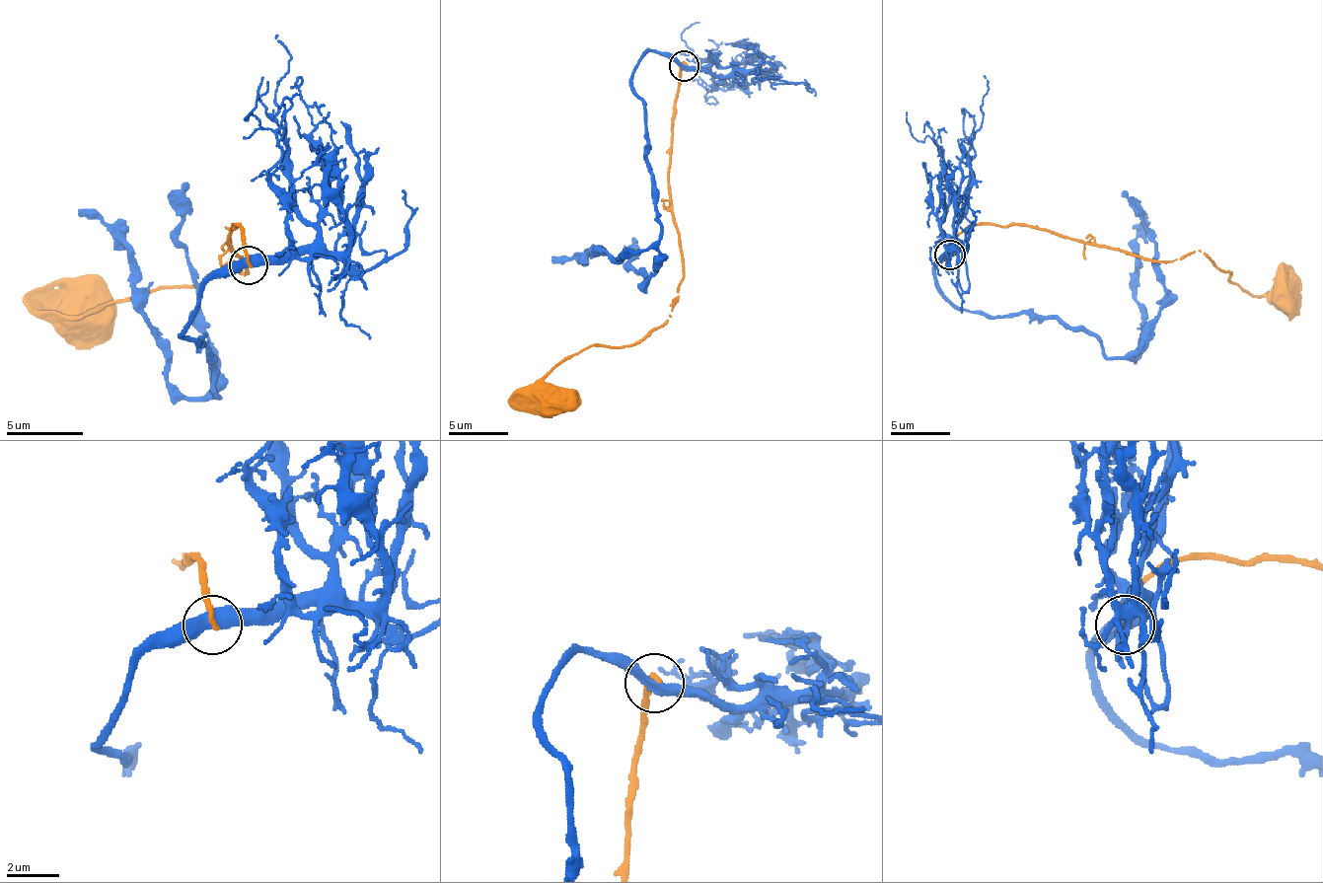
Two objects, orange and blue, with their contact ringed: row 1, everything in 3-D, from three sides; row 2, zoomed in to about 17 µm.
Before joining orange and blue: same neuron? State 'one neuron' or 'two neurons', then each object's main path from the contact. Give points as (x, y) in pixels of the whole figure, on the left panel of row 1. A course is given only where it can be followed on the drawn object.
one neuron; orange runs (252, 265), (236, 227), (228, 231), (248, 273), (228, 257), (197, 285), (71, 316), (87, 296), (90, 312); blue runs (248, 265), (205, 285), (183, 331), (201, 342), (217, 396), (183, 396), (144, 316), (132, 251), (79, 208)

